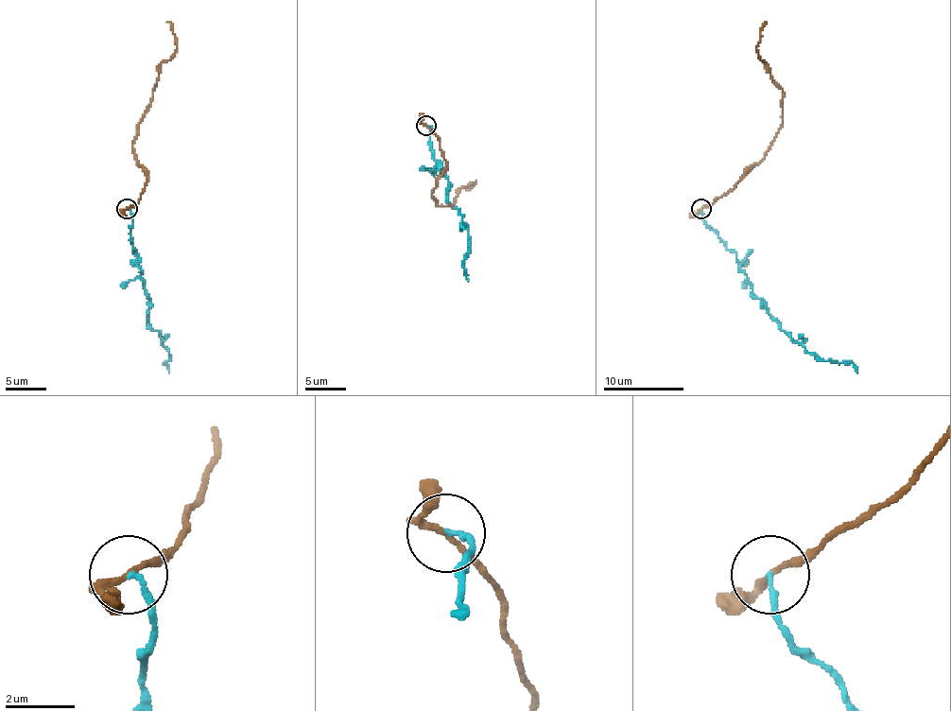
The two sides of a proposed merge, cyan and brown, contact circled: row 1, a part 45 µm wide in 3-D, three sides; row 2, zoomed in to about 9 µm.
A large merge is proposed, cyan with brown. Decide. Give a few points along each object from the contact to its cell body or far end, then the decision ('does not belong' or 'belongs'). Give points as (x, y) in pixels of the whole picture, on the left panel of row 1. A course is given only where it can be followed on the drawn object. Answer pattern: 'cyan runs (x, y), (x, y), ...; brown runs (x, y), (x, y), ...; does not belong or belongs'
cyan runs (127, 209), (132, 221), (132, 250), (148, 296), (150, 326), (168, 351), (164, 362), (168, 372); brown runs (127, 209), (141, 199), (146, 183), (132, 148), (159, 66), (177, 48), (166, 22); does not belong

